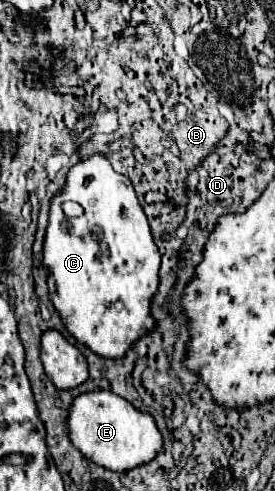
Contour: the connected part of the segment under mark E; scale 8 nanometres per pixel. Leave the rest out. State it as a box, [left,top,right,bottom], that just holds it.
[69,392,163,472]

